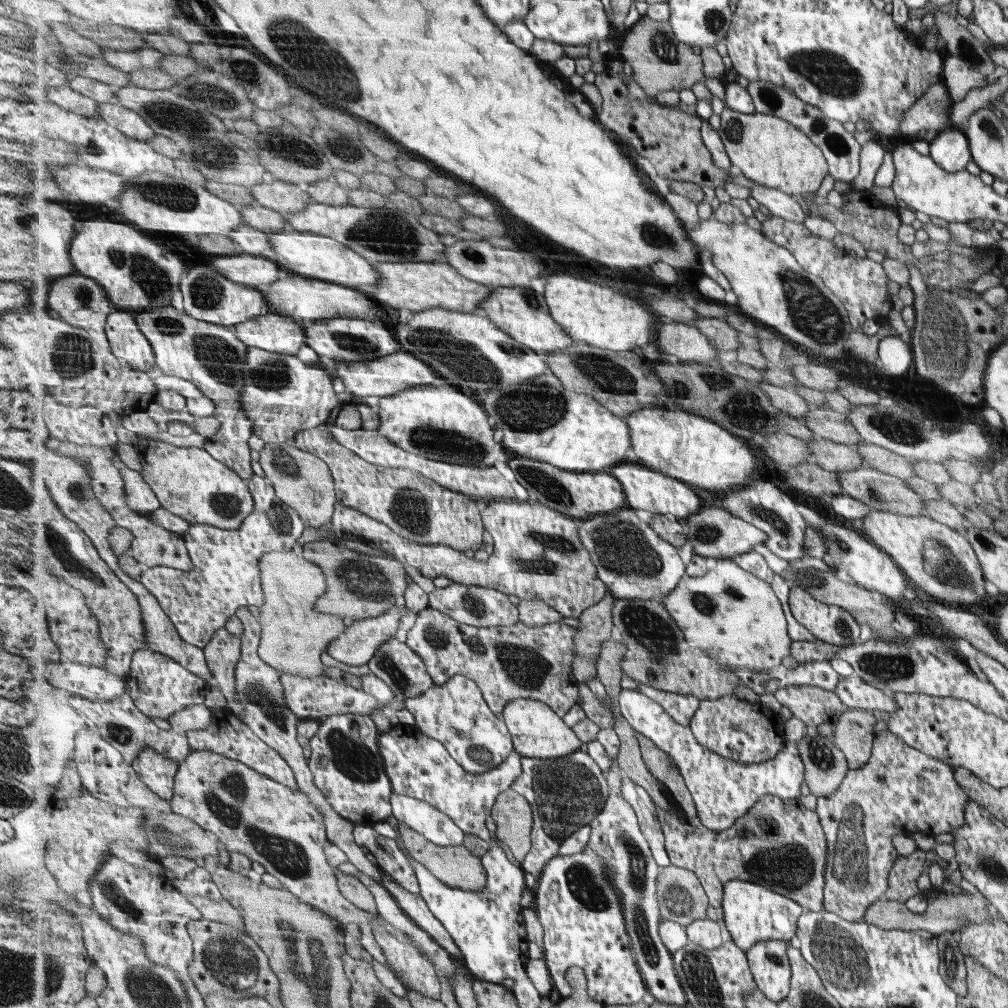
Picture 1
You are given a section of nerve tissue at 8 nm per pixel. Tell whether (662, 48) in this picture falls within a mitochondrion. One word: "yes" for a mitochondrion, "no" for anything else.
yes

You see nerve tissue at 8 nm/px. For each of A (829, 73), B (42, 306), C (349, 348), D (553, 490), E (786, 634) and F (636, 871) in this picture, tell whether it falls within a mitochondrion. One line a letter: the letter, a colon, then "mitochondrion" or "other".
A: mitochondrion
B: other
C: mitochondrion
D: mitochondrion
E: other
F: mitochondrion

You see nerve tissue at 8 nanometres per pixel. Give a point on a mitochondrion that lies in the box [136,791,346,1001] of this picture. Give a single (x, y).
(232, 962)

